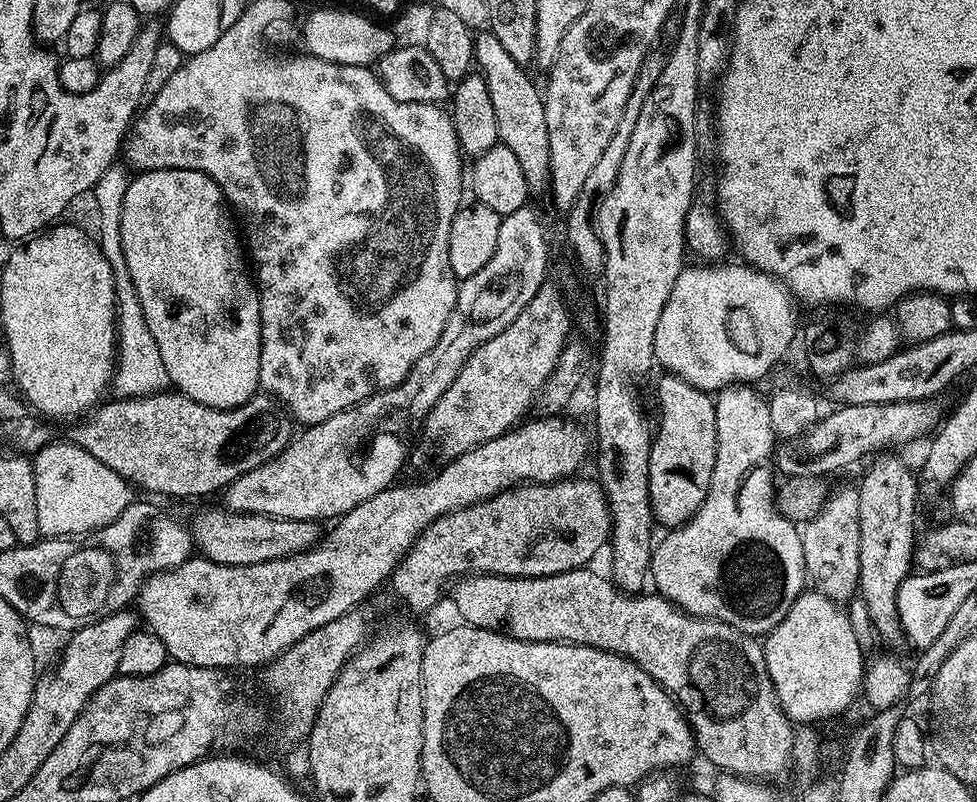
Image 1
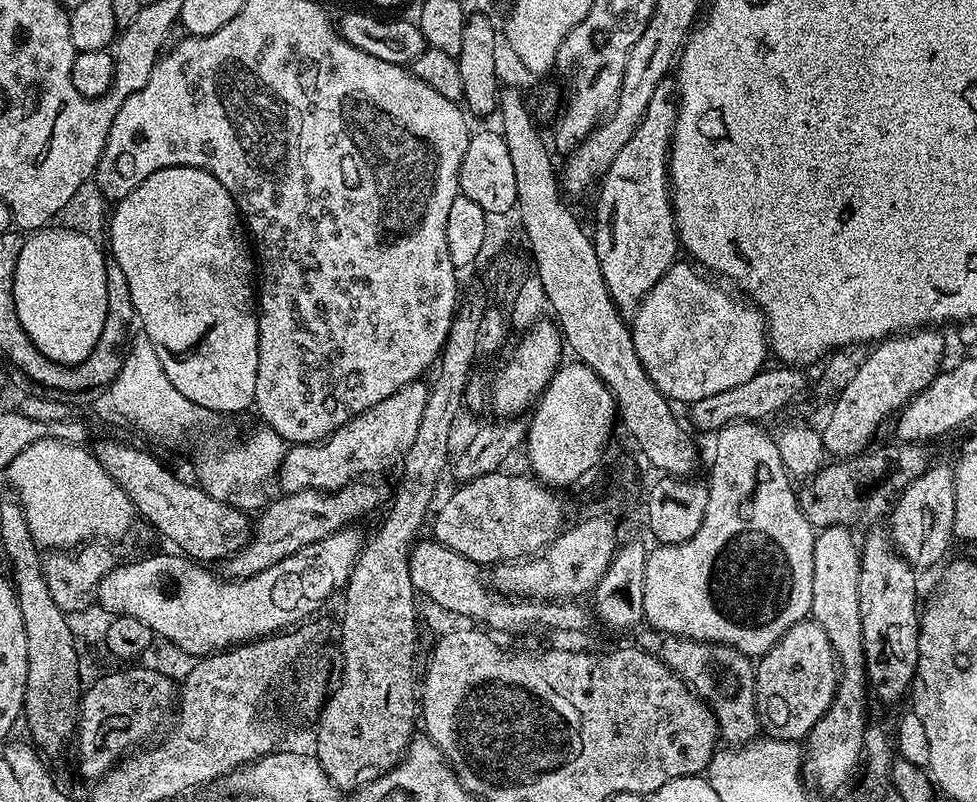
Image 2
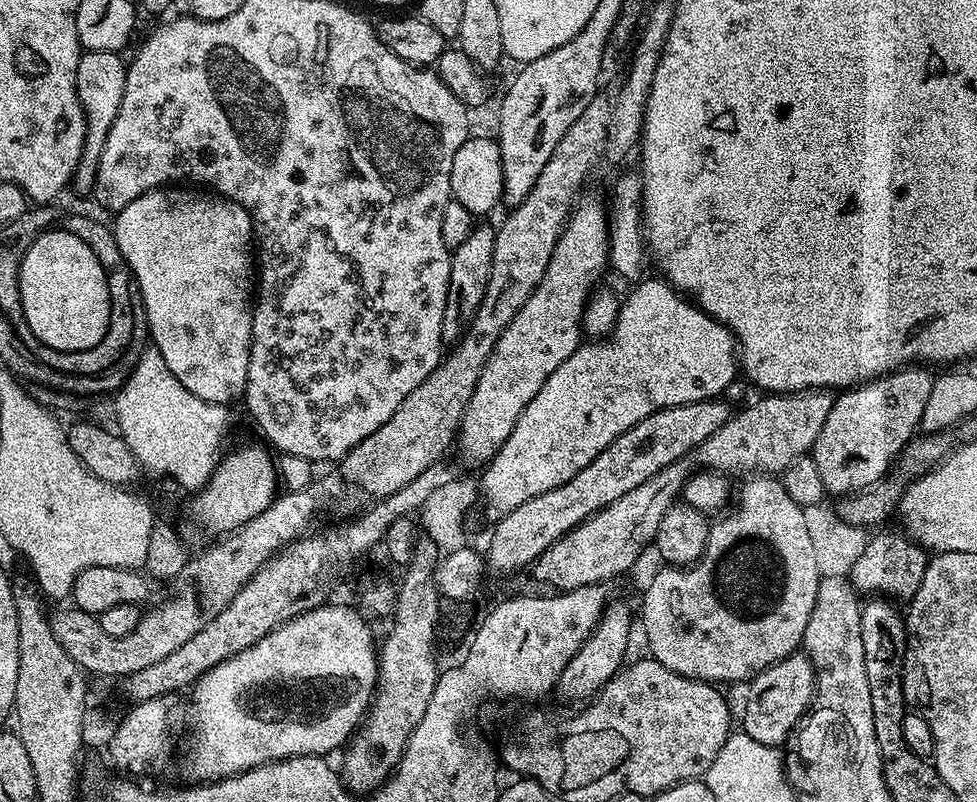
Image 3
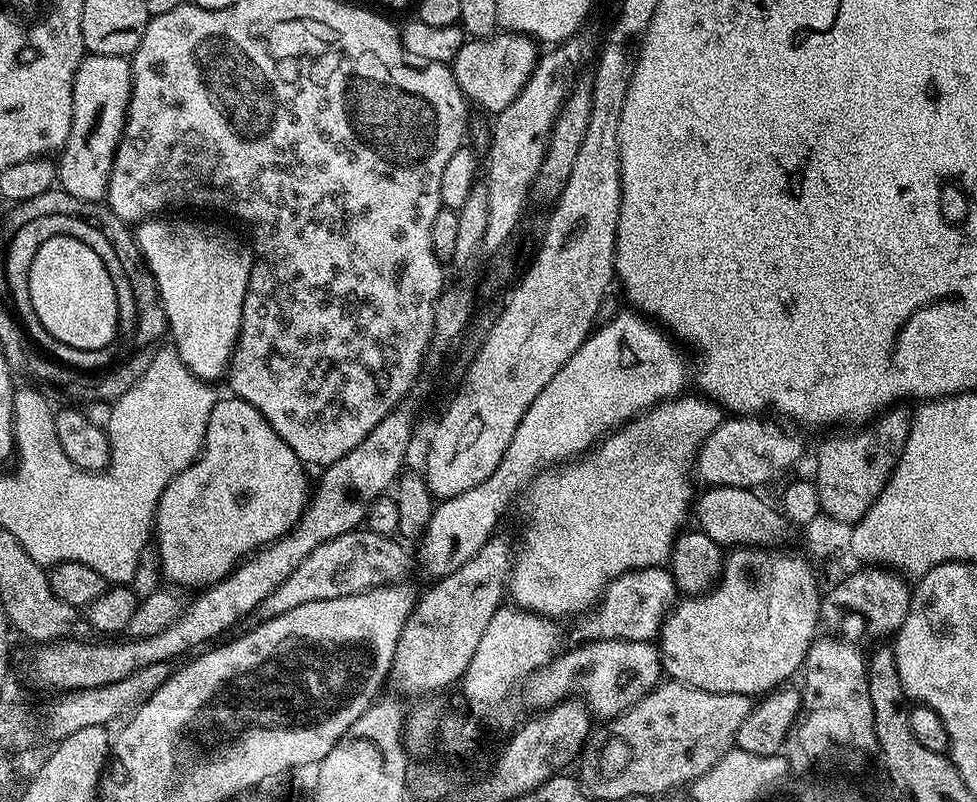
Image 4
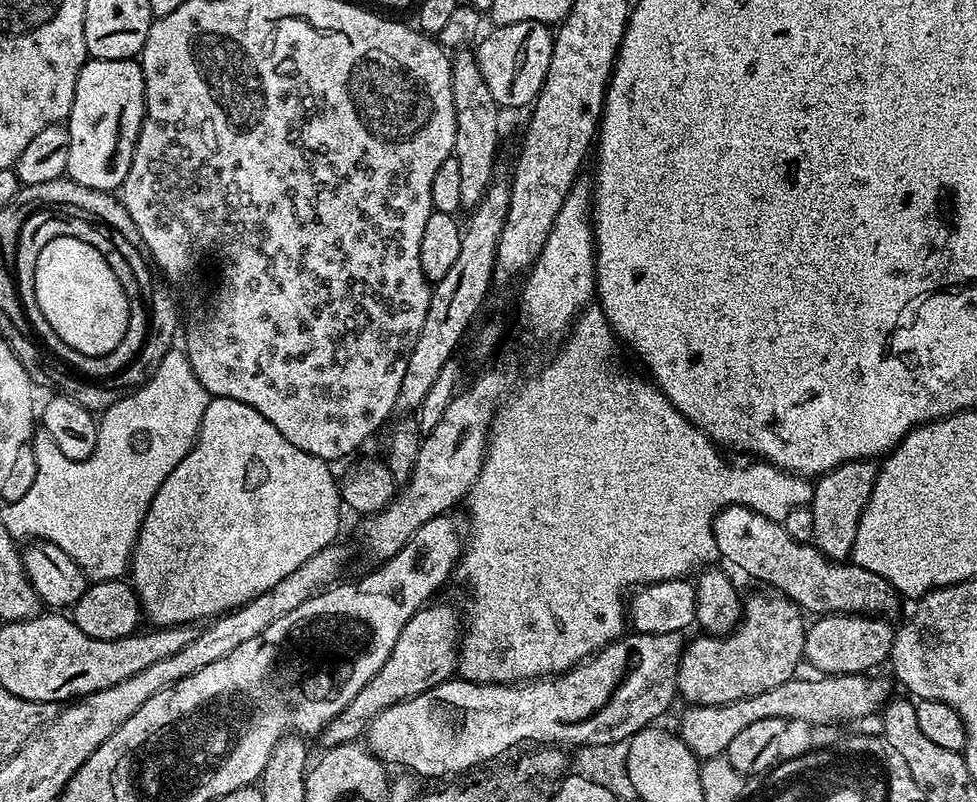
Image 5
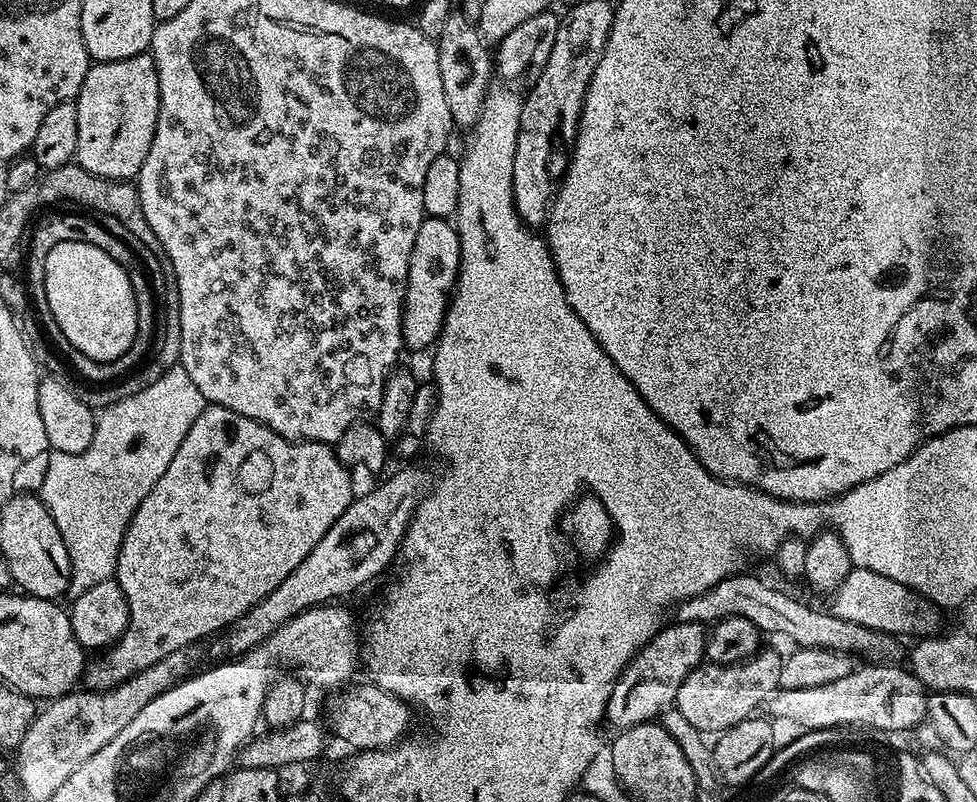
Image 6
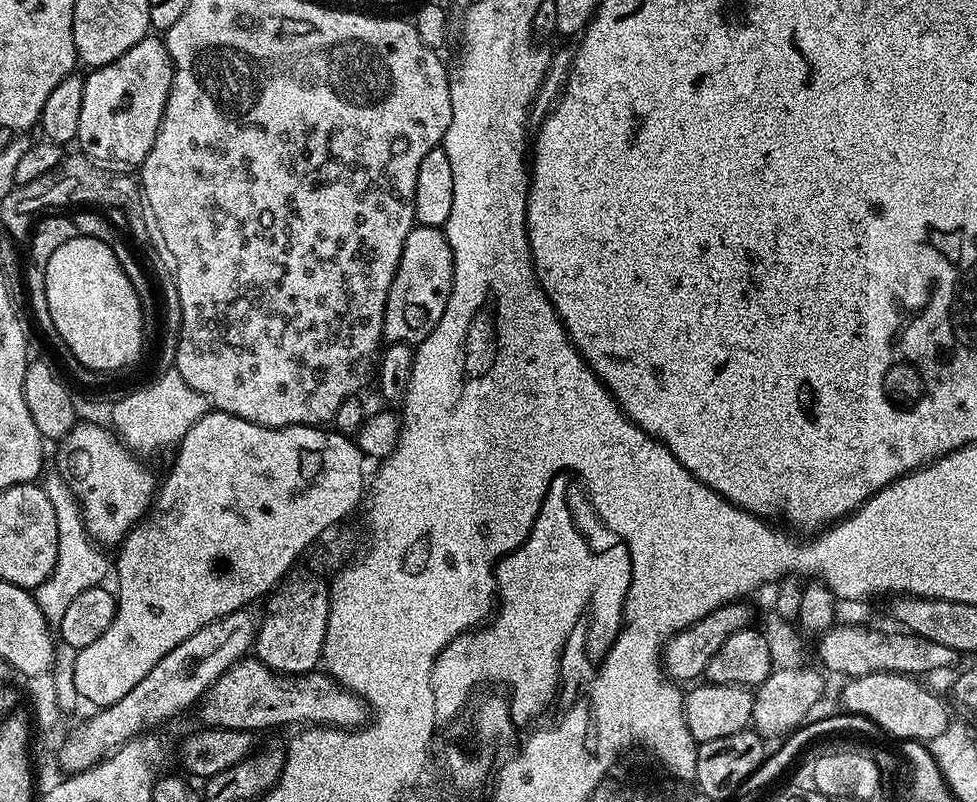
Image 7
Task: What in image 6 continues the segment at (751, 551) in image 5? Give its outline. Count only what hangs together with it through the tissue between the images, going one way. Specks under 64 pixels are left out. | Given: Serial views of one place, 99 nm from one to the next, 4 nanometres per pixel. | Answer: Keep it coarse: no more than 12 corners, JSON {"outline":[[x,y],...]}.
{"outline":[[853,567],[832,615],[888,636],[941,631],[941,609],[910,586]]}

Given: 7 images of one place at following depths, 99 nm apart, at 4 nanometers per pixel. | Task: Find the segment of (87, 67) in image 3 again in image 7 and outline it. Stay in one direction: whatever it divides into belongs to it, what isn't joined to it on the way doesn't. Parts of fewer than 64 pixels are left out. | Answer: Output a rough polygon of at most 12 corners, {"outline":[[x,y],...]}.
{"outline":[[159,35],[84,76],[79,151],[143,164],[172,59]]}

